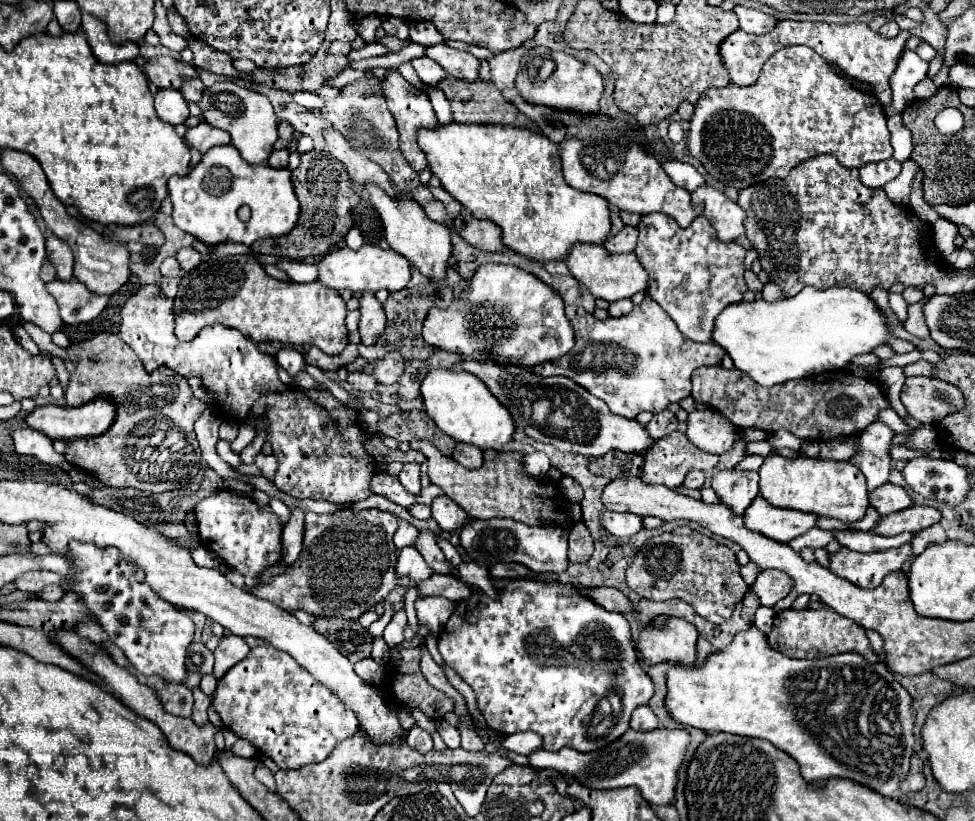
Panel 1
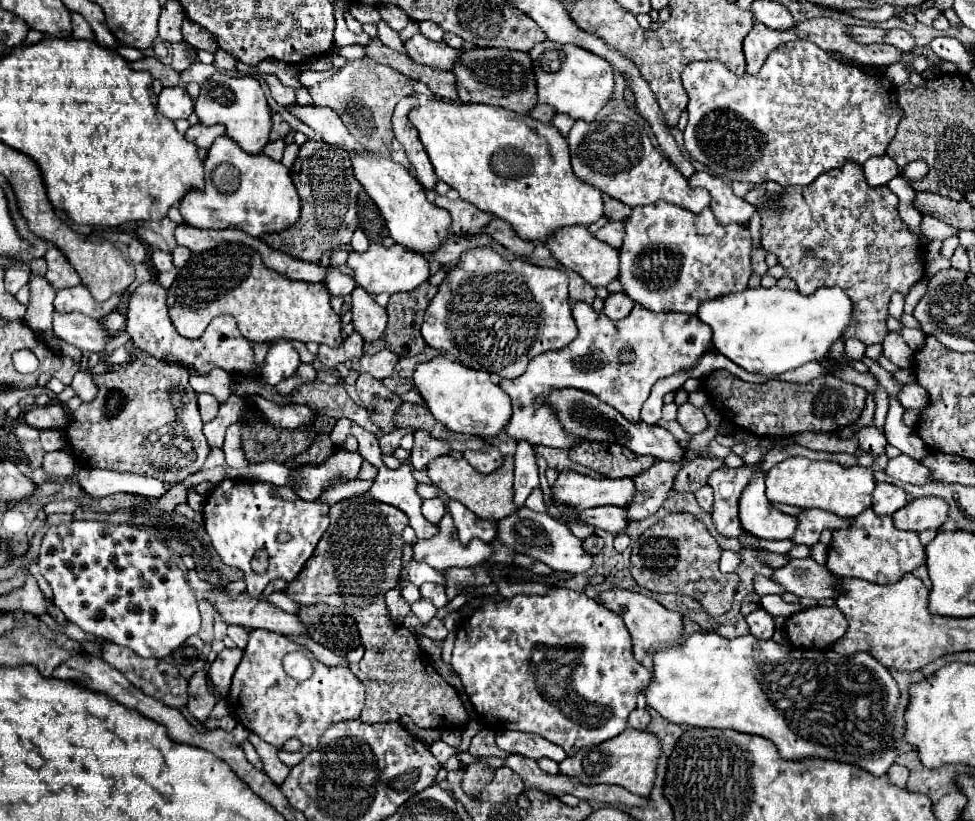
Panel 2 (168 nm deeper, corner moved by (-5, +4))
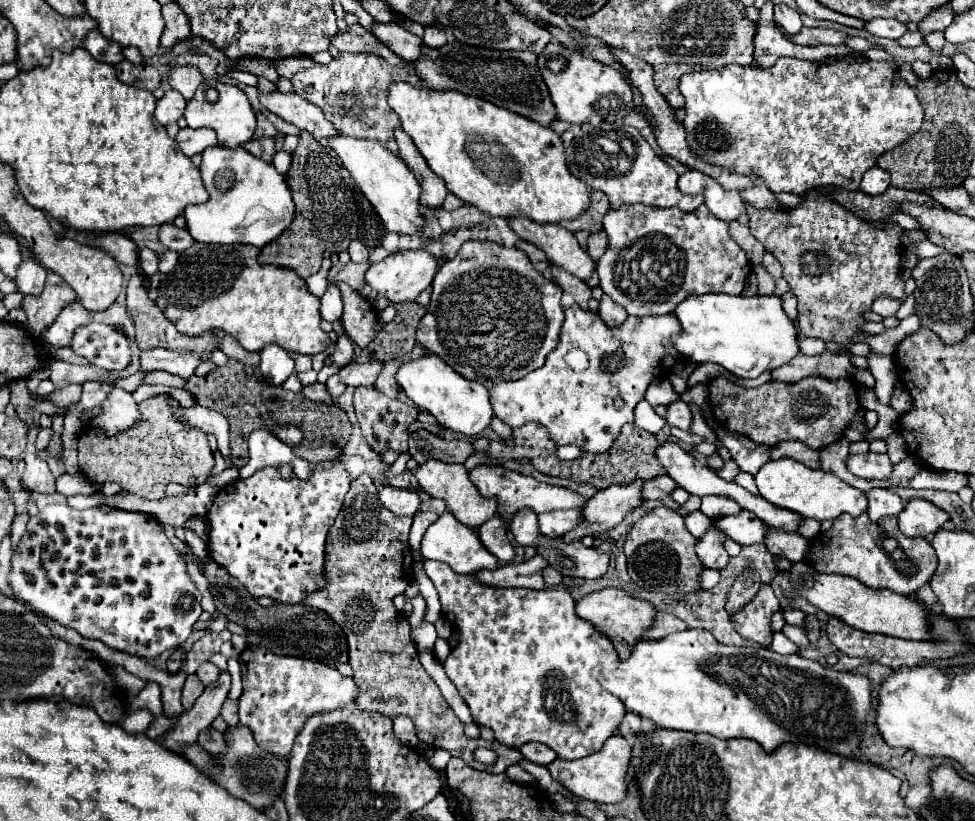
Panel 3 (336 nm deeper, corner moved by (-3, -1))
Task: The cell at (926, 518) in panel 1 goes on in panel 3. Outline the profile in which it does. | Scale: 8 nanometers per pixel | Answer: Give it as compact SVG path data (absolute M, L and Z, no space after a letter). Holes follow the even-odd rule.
M911 499L899 513L899 529L907 537L929 537L939 531L949 515L925 499Z

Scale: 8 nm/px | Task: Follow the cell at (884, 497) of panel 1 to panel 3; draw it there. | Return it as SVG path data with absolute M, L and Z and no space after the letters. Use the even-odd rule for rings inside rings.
M871 489L867 499L869 499L867 515L873 523L885 515L899 515L905 507L903 499L897 493L893 493L891 489Z

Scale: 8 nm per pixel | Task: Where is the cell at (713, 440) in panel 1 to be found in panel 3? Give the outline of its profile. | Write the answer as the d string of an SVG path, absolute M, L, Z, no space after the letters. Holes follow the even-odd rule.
M677 399L675 403L669 405L667 409L667 415L665 415L665 421L669 421L671 427L679 427L683 431L689 431L689 425L691 425L691 411L689 411L689 405L681 399Z

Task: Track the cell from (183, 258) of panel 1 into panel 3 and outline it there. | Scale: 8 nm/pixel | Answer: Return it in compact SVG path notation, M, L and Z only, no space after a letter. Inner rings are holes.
M165 251L163 255L159 255L159 271L161 273L169 273L175 265L177 265L177 253L175 251Z

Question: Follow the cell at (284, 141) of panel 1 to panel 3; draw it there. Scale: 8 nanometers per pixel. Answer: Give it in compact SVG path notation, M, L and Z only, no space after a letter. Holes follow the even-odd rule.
M257 113L257 129L253 133L253 139L261 139L261 137L275 137L277 135L277 129L271 125L271 121L263 115L263 113Z

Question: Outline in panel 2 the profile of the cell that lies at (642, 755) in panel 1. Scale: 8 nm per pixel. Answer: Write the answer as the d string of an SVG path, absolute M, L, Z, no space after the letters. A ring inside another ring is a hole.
M627 728L619 736L591 748L581 748L575 756L565 758L559 768L563 774L577 776L583 784L617 784L633 794L649 796L657 776L661 756L661 740L653 732Z

